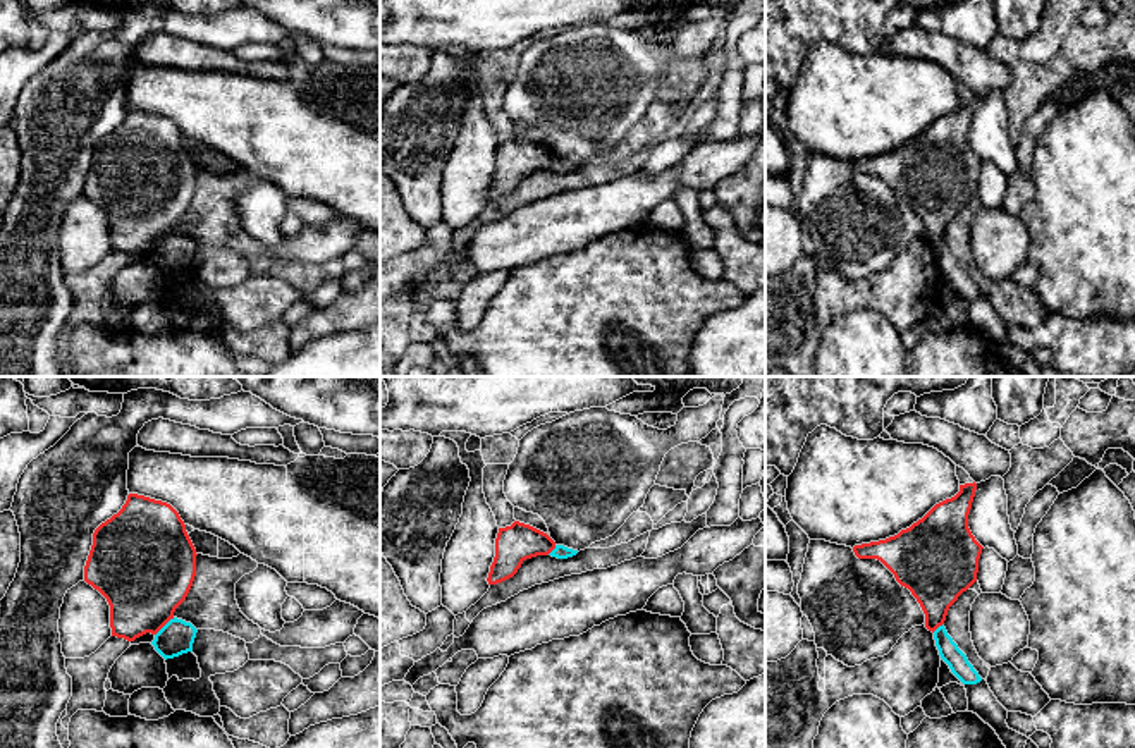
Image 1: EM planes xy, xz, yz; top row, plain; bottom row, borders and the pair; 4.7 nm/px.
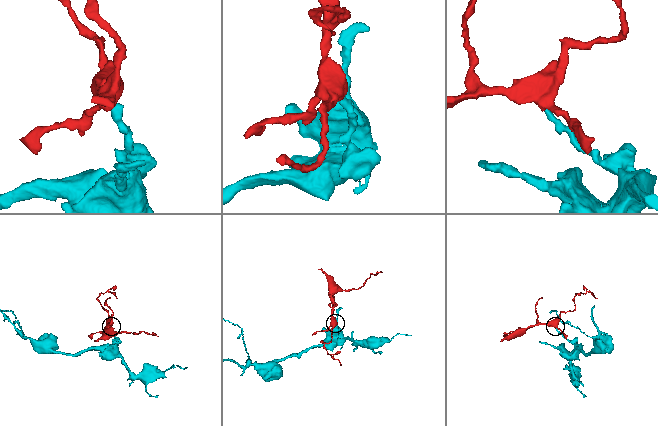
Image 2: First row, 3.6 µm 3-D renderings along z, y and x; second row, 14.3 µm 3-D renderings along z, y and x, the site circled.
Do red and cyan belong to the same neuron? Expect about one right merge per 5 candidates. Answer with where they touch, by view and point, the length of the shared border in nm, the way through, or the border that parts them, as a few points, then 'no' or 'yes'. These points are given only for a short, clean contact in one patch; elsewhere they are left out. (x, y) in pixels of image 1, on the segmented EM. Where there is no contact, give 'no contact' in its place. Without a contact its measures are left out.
xy (164, 625) | 130 nm | along xy (174, 618), (155, 635) | no

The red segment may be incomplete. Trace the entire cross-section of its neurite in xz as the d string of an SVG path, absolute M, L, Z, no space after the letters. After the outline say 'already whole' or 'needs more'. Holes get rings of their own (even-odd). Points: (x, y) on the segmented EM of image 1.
M514 521L511 526L499 528L488 585L512 578L526 559L549 555L554 549L555 542L530 524Z; already whole

